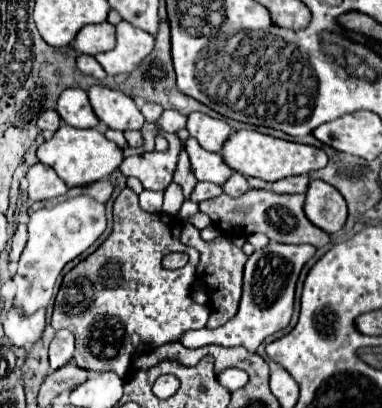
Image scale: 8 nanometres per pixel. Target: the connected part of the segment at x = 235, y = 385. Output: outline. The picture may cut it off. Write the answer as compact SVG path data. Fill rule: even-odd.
M226 372L226 374L222 374L222 376L218 378L218 382L220 382L224 388L228 388L230 392L234 392L234 390L242 388L242 386L248 382L248 376L246 376L244 372Z

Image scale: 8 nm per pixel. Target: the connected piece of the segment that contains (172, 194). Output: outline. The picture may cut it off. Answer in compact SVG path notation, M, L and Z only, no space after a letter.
M172 182L172 184L164 190L164 208L162 208L162 212L170 214L170 216L176 216L178 210L180 210L180 206L182 206L182 202L184 202L182 188Z

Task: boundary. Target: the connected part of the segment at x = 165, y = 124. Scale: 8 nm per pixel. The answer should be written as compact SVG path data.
M164 110L162 116L160 116L154 124L156 124L156 128L162 130L162 132L172 132L172 134L176 134L178 130L186 128L186 120L188 120L188 118L186 118L184 114L180 114L180 112L176 112L176 110Z

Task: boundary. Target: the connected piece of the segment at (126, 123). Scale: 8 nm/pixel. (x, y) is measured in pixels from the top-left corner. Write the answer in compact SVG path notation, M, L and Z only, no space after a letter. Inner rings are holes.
M92 86L88 90L90 104L100 118L102 124L106 124L112 130L142 130L144 116L138 110L136 102L126 96L124 92L110 90L106 86Z

